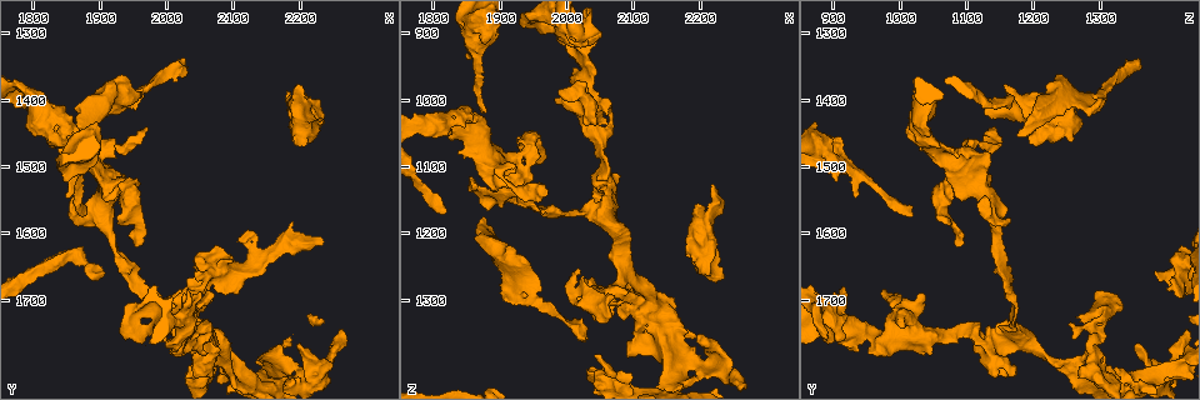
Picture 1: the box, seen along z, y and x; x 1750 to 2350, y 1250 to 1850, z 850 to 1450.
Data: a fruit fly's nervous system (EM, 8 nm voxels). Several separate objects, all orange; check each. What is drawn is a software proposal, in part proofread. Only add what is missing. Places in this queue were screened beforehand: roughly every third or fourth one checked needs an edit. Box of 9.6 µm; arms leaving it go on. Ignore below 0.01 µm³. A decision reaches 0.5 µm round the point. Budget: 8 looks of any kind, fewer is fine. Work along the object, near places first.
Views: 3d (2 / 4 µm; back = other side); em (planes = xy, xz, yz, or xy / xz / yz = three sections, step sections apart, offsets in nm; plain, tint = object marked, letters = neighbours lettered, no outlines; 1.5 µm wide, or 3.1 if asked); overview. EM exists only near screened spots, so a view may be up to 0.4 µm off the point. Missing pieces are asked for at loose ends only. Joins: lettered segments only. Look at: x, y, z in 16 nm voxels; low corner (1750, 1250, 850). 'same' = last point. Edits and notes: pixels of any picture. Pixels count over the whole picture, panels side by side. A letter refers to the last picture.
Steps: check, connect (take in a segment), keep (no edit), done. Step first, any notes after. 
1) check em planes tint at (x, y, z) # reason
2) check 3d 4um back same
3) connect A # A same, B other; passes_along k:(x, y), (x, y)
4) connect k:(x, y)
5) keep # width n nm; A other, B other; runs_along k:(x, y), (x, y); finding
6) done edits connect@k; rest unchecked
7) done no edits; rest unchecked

check 3d 4um at (1905, 1405, 1305) # branch stops here

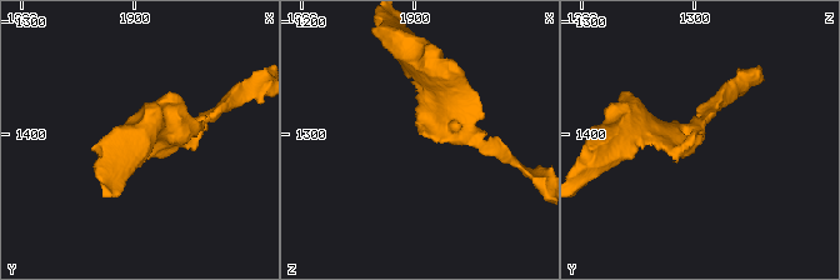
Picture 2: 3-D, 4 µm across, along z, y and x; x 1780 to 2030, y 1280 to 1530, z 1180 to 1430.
check em planes letters at (1904, 1402, 1300) # need the tissue

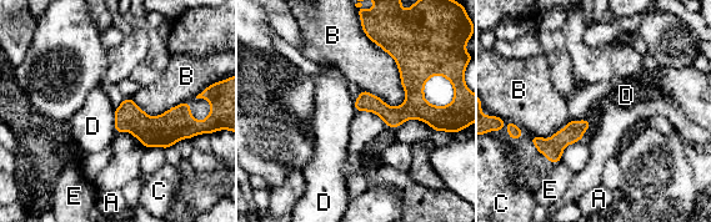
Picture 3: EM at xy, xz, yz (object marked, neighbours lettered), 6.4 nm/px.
keep # A other, B other, C other, D other, E other; border 3:(587, 119), (589, 127), (582, 131); none of them fits

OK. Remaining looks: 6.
check 3d 2um at (2025, 1340, 1360) # thin end

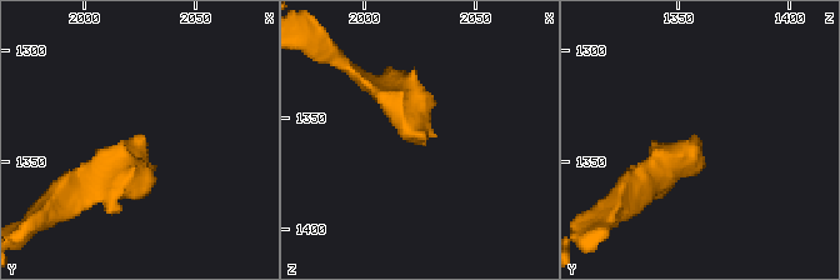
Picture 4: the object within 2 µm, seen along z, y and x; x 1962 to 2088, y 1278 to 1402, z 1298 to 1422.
check em xz step 8 letters at (2022, 1339, 1359) # shape alone is not enough

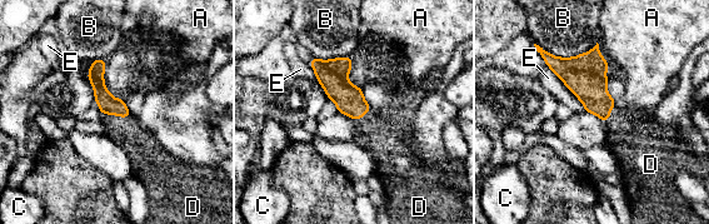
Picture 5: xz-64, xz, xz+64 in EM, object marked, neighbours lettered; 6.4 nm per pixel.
check em planes letters same # another direction

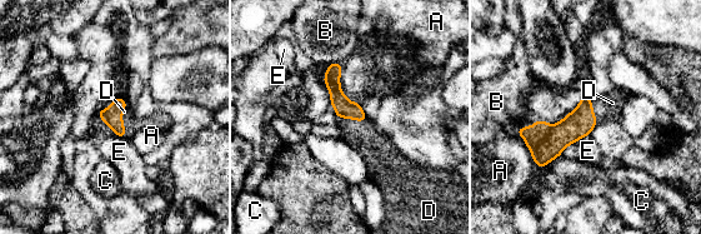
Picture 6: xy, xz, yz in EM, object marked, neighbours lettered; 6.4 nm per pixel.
connect D # width 120 nm; A other, B other, C other, D same, E other; it goes on there

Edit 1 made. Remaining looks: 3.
check overview # redraw

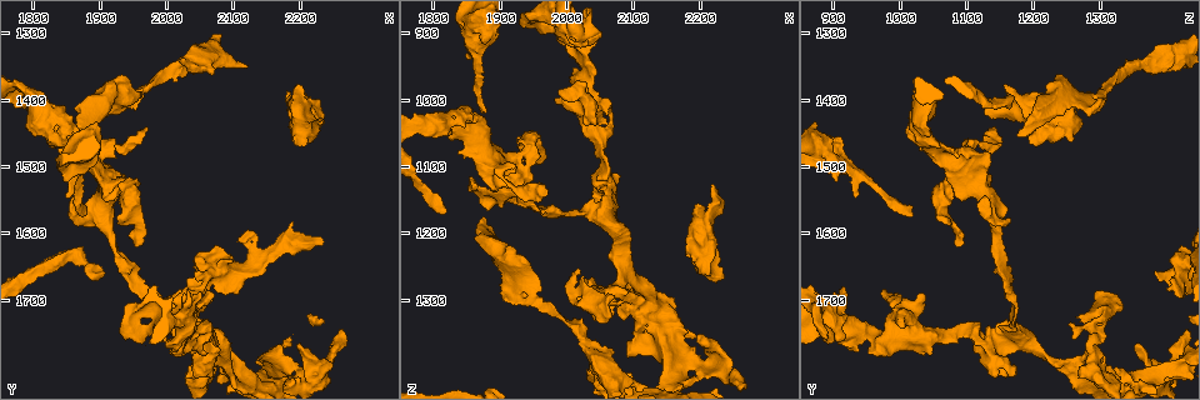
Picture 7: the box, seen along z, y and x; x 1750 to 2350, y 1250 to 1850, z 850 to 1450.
check em xy step 4 plain at (2035, 1695, 1420) # an open end

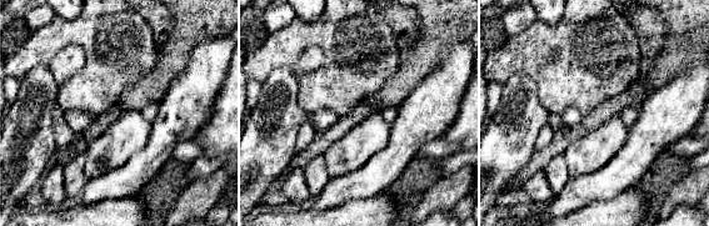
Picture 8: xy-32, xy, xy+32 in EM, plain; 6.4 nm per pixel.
check em xy step 4 letters same

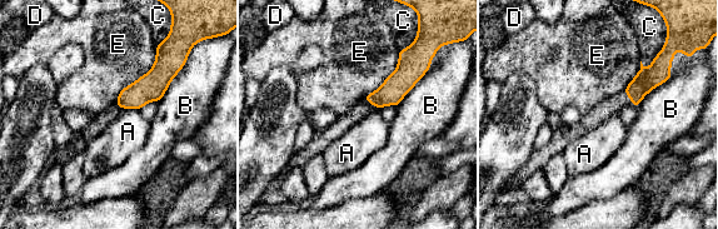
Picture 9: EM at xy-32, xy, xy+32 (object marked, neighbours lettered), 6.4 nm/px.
keep # A other, B other, C other, D other, E other; border 9:(156, 45), (154, 65), (115, 103); no lettered segment goes on from it

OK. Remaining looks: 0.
done edits connect@6; rest unchecked

